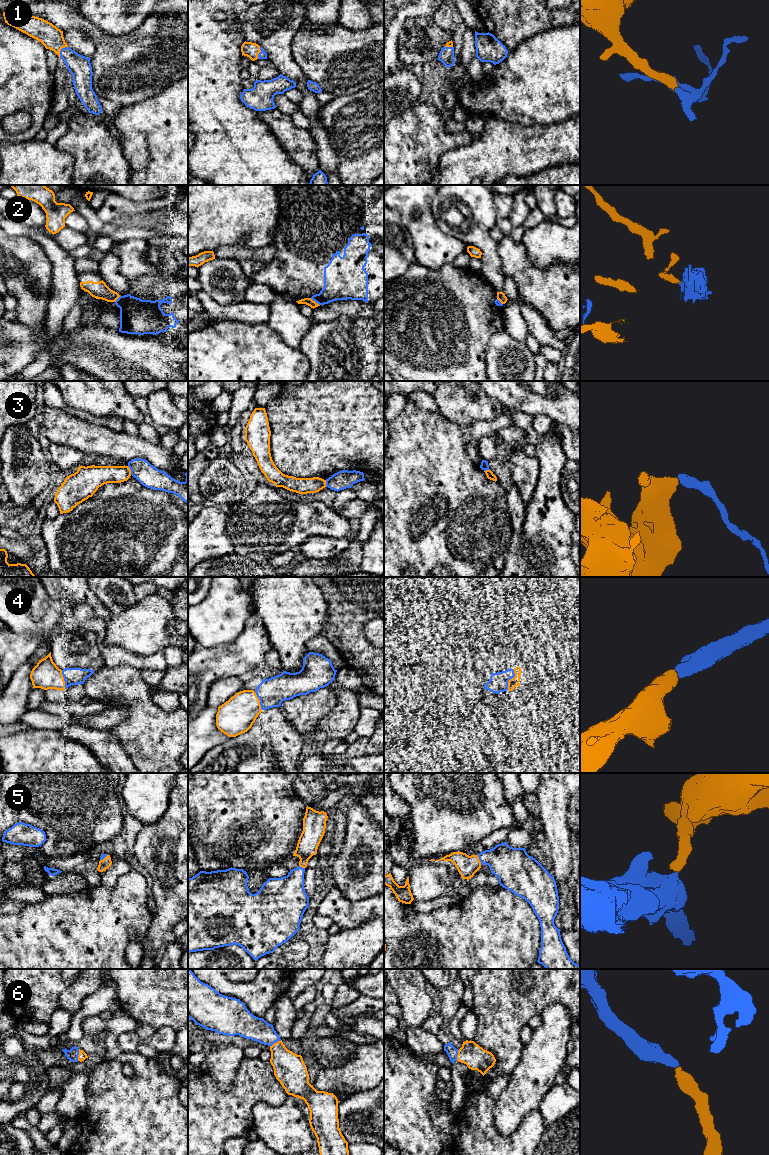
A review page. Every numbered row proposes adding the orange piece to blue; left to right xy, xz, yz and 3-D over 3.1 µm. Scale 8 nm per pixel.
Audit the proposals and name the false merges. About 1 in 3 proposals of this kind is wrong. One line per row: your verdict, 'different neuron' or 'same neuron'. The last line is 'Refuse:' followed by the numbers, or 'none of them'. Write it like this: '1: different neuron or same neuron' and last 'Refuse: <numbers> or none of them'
1: same neuron
2: different neuron
3: different neuron
4: same neuron
5: same neuron
6: same neuron
Refuse: 2, 3

